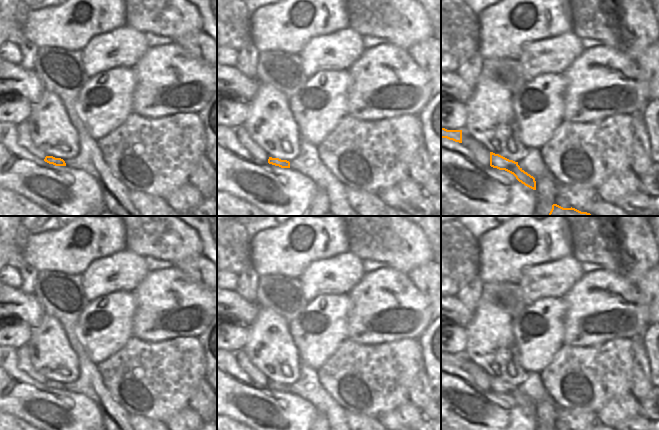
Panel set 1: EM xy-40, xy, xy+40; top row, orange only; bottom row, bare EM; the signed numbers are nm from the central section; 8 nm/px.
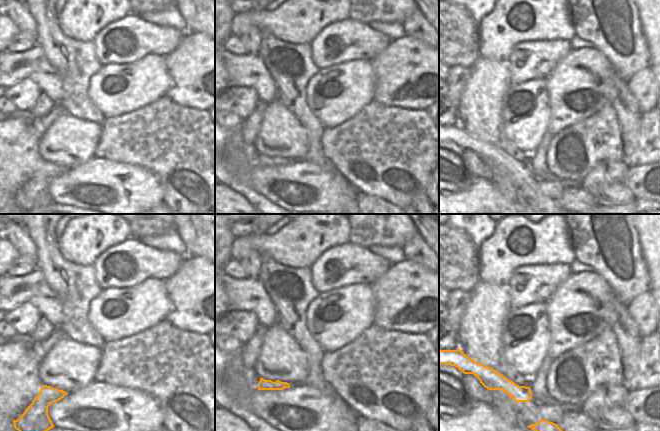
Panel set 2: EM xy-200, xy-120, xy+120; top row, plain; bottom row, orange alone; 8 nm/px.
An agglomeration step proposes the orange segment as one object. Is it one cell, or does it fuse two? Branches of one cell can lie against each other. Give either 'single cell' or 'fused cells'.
fused cells

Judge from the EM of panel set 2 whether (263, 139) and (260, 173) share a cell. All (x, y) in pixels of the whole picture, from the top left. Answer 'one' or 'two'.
two

